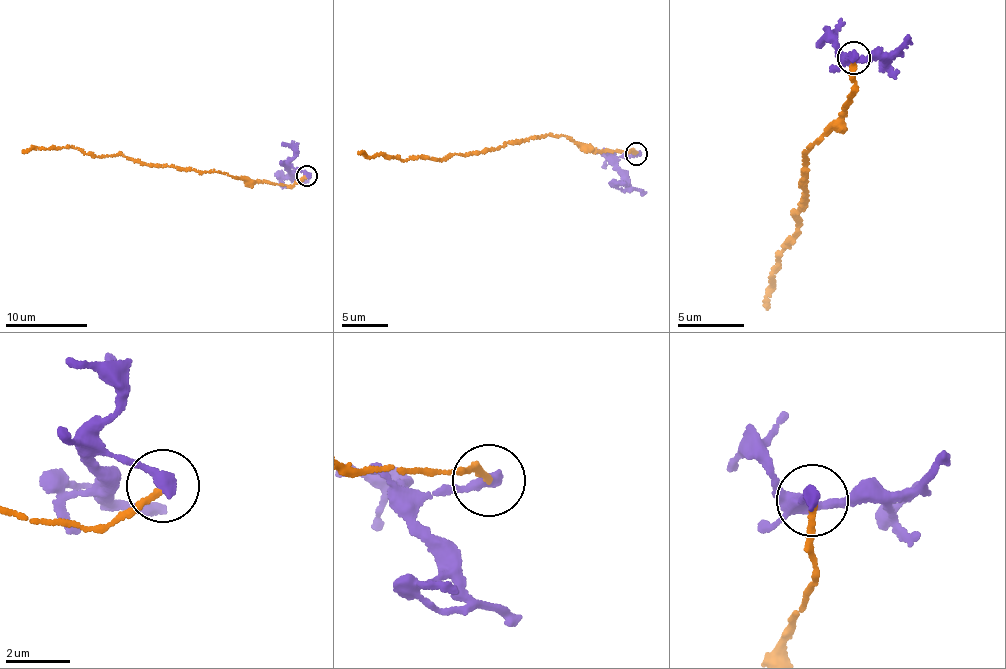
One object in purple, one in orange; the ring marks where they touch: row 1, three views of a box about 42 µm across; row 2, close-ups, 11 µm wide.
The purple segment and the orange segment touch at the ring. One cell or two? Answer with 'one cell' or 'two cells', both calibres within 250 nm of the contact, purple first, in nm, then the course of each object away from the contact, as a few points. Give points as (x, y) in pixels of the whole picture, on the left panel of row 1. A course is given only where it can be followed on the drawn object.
two cells; 400 nm thick on the purple side, 160 nm on the other; purple runs (306, 175), (293, 167), (287, 171), (295, 178), (308, 180); orange runs (306, 175), (291, 186), (161, 167), (117, 154), (85, 154), (75, 148), (51, 147), (22, 153)

